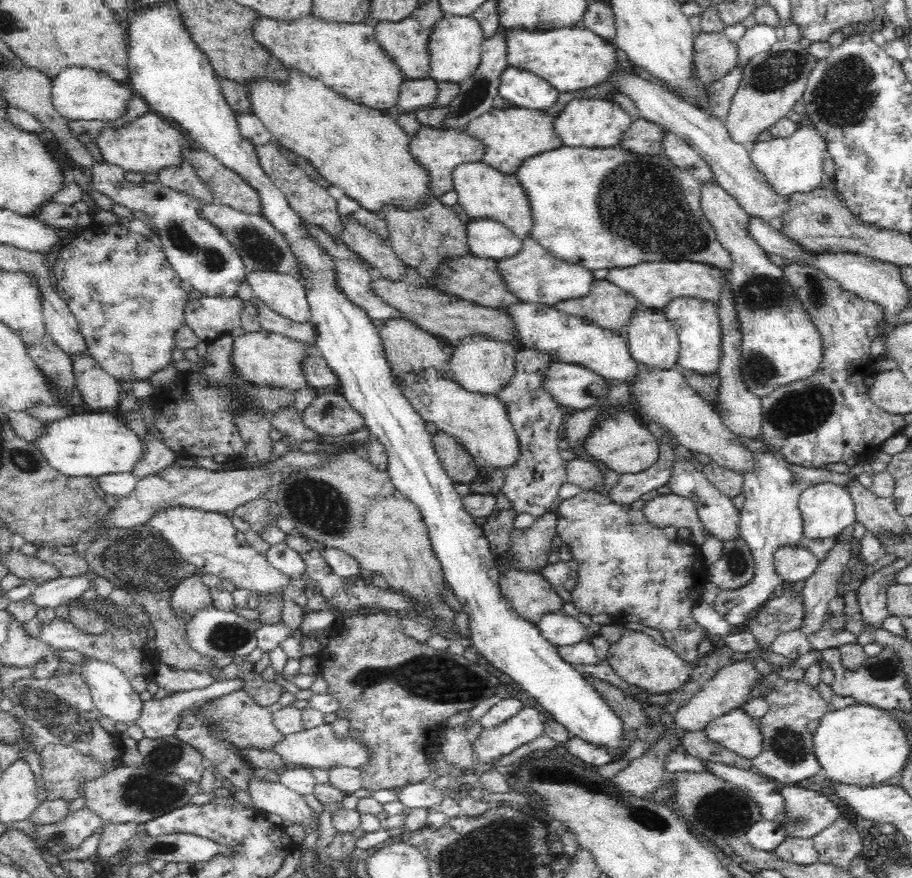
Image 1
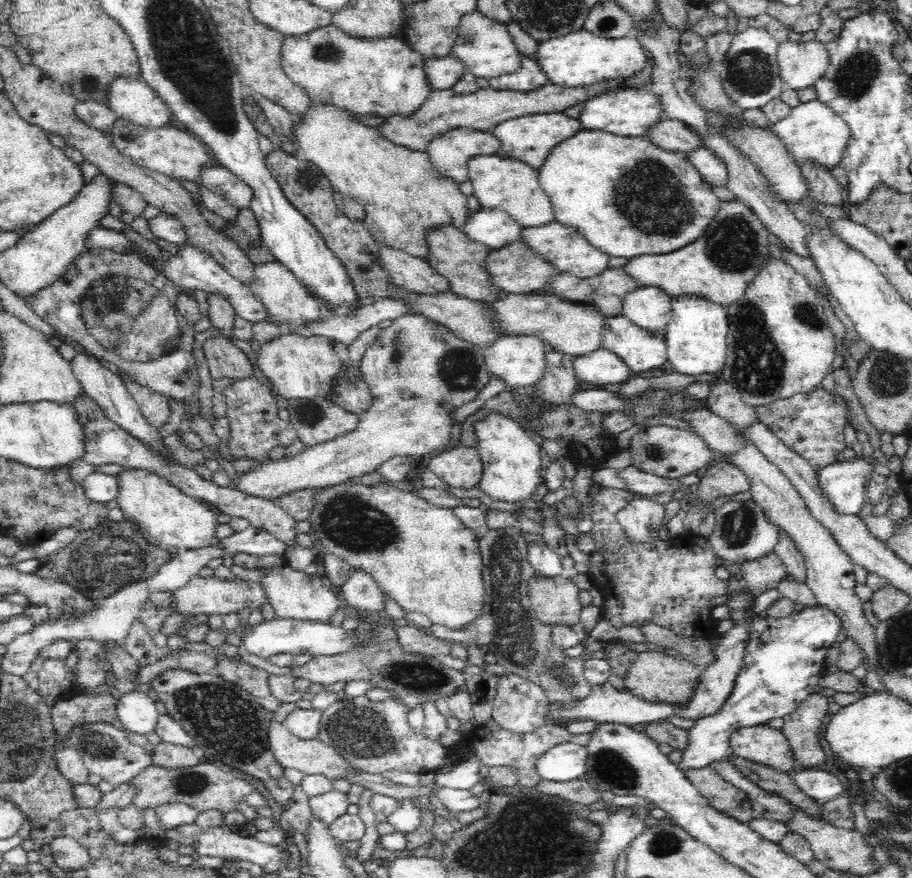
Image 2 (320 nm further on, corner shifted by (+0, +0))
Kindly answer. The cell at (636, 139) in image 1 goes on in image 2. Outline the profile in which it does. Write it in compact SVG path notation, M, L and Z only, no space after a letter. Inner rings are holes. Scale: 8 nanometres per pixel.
M662 119L650 126L646 135L655 146L664 151L688 154L702 147L698 133L686 123L676 119Z

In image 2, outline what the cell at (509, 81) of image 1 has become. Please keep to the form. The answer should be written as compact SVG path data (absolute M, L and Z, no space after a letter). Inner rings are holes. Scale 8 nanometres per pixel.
M526 54L519 60L519 68L513 73L506 73L489 79L489 86L499 91L530 92L549 83L535 59Z

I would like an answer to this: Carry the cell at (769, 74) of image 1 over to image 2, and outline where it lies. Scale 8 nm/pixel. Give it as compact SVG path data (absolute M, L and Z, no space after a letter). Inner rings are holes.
M818 39L781 42L776 59L783 86L794 91L812 87L824 76L830 64L826 45Z

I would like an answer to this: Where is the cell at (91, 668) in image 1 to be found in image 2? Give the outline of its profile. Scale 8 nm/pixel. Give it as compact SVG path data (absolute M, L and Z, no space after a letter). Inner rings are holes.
M142 692L122 694L117 700L117 714L126 731L145 736L156 730L159 720L155 701Z

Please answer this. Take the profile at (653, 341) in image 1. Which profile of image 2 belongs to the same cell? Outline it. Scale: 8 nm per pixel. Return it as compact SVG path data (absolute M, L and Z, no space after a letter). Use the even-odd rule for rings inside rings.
M638 288L623 300L621 315L644 330L663 336L673 311L671 299L658 288Z

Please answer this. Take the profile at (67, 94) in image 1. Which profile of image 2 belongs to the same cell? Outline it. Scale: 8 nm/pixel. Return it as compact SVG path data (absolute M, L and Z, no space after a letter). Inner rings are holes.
M115 77L107 89L106 104L119 118L146 128L170 125L170 107L141 78Z

